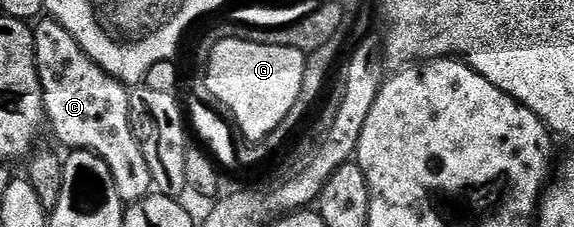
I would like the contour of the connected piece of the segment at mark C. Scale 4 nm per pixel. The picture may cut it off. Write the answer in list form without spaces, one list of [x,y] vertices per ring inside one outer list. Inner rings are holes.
[[[42,18],[33,25],[33,29],[36,66],[49,131],[50,128],[54,131],[55,138],[66,150],[91,152],[104,158],[104,162],[108,162],[108,170],[112,170],[123,205],[135,204],[151,195],[154,188],[152,170],[148,170],[144,150],[140,150],[140,142],[130,121],[131,89],[92,62],[60,21]]]

